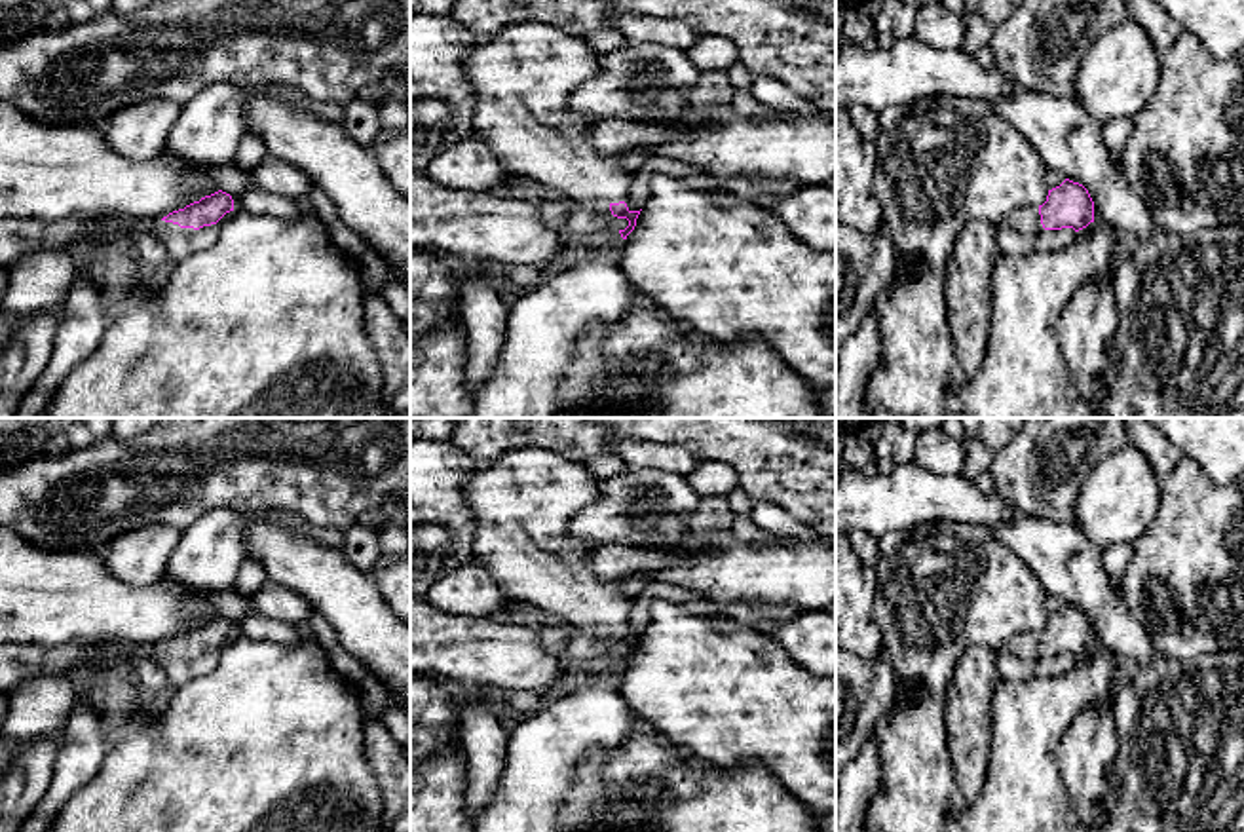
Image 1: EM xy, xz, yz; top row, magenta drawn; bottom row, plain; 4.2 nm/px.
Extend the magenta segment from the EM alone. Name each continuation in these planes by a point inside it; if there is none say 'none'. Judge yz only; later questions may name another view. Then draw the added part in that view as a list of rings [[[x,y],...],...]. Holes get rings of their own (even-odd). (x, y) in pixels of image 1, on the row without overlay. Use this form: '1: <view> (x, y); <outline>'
1: yz (1028, 646); [[[1026,633],[1008,642],[1005,642],[1003,650],[1014,653],[1035,665],[1045,653],[1041,650],[1039,633]]]

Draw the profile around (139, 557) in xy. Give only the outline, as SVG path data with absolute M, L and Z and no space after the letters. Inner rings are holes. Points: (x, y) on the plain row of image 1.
M146 524L120 534L103 547L104 562L120 581L148 587L165 576L171 553L182 530L169 524Z

